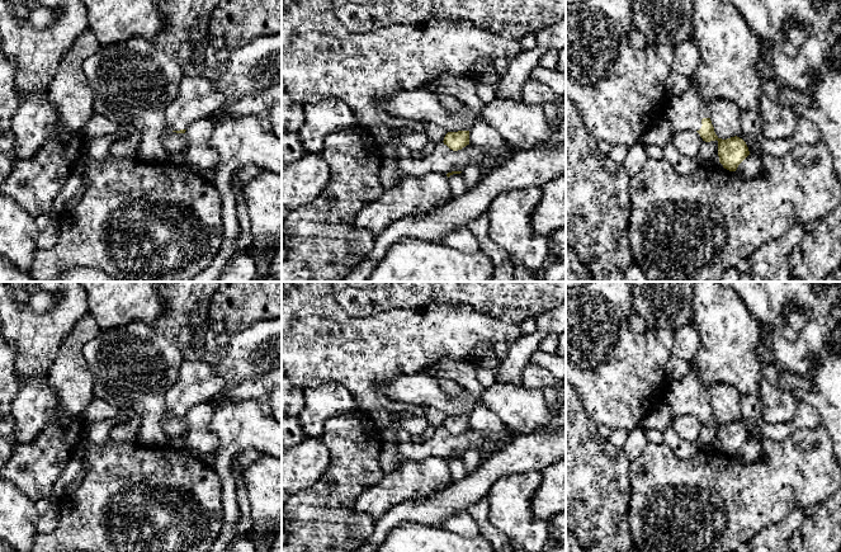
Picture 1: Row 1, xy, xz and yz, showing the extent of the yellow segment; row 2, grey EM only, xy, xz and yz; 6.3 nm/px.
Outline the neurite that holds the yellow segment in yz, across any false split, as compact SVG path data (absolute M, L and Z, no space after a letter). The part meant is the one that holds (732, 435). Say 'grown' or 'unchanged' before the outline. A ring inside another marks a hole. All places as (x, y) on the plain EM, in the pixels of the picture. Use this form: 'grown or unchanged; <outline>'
grown; M690 368L681 379L667 381L663 400L671 409L674 419L694 415L705 426L717 424L719 447L729 456L736 456L738 449L750 439L742 423L734 420L722 424L715 419L708 388L700 381L696 368Z

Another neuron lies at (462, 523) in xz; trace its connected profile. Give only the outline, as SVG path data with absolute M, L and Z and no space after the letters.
M467 510L458 511L448 518L443 527L467 538L474 538L481 534L478 525Z

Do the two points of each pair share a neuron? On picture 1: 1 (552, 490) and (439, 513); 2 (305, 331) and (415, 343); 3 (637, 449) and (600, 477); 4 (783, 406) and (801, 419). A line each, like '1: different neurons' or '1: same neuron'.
1: different neurons
2: same neuron
3: different neurons
4: different neurons

